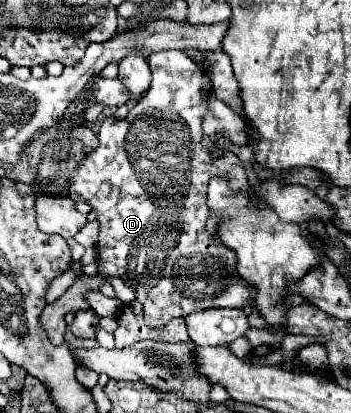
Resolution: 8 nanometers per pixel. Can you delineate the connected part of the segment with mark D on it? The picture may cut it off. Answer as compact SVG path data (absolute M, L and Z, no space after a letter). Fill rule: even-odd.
M181 50L151 54L149 68L153 74L153 82L147 94L129 110L129 116L125 120L103 120L97 132L99 146L87 154L75 182L71 184L69 198L75 202L83 200L97 212L99 274L77 278L75 284L65 292L65 296L43 308L39 322L43 324L43 330L55 346L61 346L65 342L65 314L89 308L89 304L85 302L85 292L99 290L99 284L107 282L107 276L119 276L135 290L137 300L143 304L145 324L149 328L161 328L171 318L185 318L187 314L205 308L245 308L253 304L253 288L235 272L235 252L225 248L217 236L209 236L205 230L205 222L209 216L205 198L209 178L217 174L227 174L231 180L231 188L237 190L247 188L247 175L241 160L233 152L227 152L211 162L209 150L201 148L201 122L203 114L207 112L207 100L201 94L203 72ZM177 196L183 196L183 200L187 202L183 208L177 208Z

